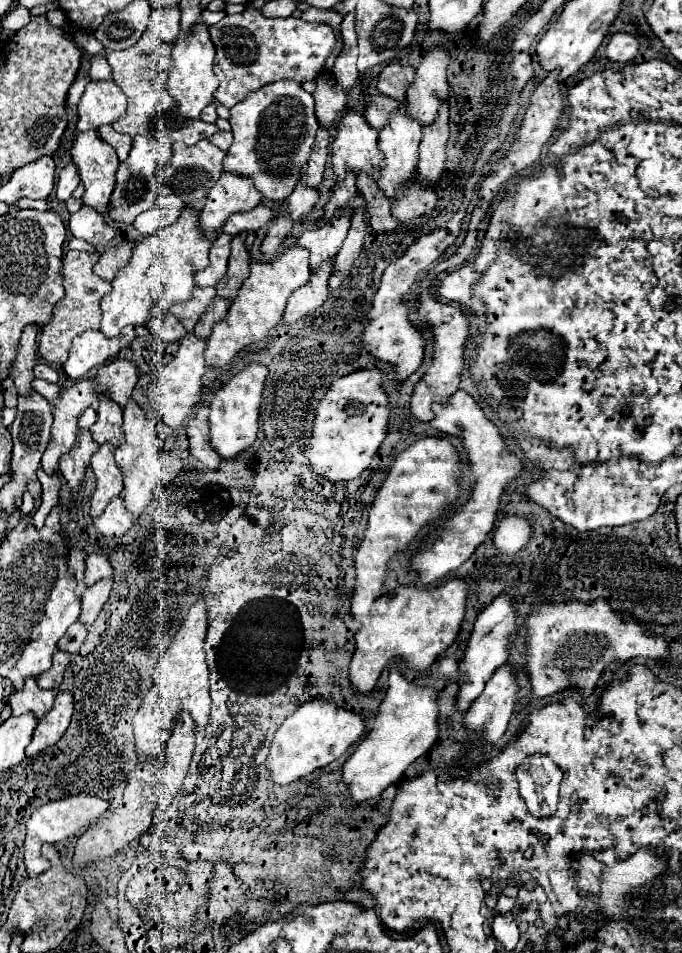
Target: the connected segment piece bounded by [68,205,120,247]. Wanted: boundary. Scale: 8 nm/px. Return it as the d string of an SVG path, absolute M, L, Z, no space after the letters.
M84 205L78 213L70 215L68 229L74 237L80 237L94 247L108 245L110 241L114 241L120 235L112 225L108 225L104 221L104 217L98 211L94 211L88 205Z

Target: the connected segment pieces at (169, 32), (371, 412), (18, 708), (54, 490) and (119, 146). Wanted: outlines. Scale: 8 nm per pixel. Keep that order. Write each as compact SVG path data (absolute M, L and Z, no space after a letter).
M160 9L150 13L150 25L152 31L156 31L158 39L164 39L164 43L172 45L176 37L180 37L180 9Z
M360 369L356 373L344 375L338 381L330 385L326 395L320 399L318 409L316 409L316 419L314 419L314 433L308 439L308 463L312 469L330 479L330 481L348 481L358 477L364 469L370 467L372 457L378 453L380 445L384 443L388 435L388 419L390 419L390 401L386 395L386 389L382 389L384 383L384 371L380 369Z
M28 679L22 691L14 691L10 695L10 707L14 715L24 715L32 711L32 715L40 721L50 709L56 699L56 691L40 691L36 679Z
M42 469L38 471L38 481L42 483L42 505L40 509L34 513L34 525L36 527L42 527L46 517L50 515L50 511L58 505L58 499L60 499L60 475L54 473L54 475L46 475Z
M110 125L98 127L96 133L100 133L100 139L104 139L106 143L110 143L110 145L116 149L120 161L124 161L124 159L128 157L128 151L132 149L132 137L130 137L130 135L118 133L118 131L114 131Z

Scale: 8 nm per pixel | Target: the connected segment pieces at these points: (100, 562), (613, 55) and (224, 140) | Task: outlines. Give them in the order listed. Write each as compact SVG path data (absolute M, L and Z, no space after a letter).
M90 555L86 559L86 571L84 571L84 585L90 587L92 583L98 583L100 579L110 579L112 567L104 555Z
M614 33L606 47L606 57L610 61L632 61L640 51L640 41L630 33Z
M218 131L212 139L210 139L216 147L220 147L222 151L228 151L230 143L232 143L232 133L230 131Z

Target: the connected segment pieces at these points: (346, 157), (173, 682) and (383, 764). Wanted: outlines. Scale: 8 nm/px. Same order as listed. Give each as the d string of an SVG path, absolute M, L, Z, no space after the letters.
M346 113L332 143L332 167L336 181L344 181L348 173L366 173L374 181L382 175L382 155L378 149L378 131L372 129L362 115Z
M202 597L190 607L180 631L176 633L172 645L164 651L160 661L154 667L152 679L154 685L144 697L138 713L134 715L134 737L136 751L142 761L164 761L166 759L166 741L172 735L176 717L190 713L196 723L196 731L202 731L208 725L210 715L210 693L208 693L208 665L204 651L206 637L206 609Z
M392 667L388 691L378 707L378 715L368 737L356 747L342 767L342 777L350 787L354 801L364 801L380 795L388 785L396 783L406 767L424 755L438 739L438 691L418 687L404 679L398 667Z

